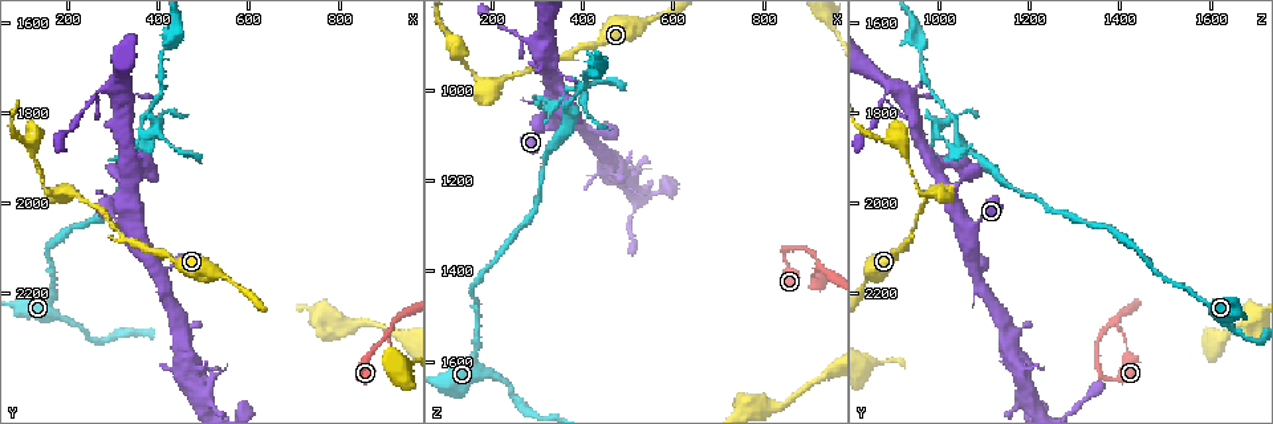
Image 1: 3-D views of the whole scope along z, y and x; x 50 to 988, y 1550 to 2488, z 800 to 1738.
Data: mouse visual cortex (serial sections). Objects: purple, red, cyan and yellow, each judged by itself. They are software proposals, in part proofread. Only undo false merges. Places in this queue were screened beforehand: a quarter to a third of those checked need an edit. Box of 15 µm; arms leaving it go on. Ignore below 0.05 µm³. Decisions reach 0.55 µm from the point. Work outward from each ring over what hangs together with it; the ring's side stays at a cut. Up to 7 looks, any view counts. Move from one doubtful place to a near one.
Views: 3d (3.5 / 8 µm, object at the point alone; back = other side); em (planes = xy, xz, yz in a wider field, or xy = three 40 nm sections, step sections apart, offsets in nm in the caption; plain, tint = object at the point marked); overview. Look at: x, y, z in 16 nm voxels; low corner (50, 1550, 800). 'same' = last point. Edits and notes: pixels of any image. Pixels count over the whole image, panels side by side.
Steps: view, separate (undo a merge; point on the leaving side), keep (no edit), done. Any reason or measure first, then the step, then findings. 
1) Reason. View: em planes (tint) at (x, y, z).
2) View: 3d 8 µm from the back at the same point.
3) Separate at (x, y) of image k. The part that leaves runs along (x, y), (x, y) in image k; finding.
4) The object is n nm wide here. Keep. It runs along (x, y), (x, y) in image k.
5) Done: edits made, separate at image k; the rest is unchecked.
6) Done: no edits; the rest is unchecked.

Two arms in line, one across. View: 3d 3.5 µm at (375, 1875, 1045).

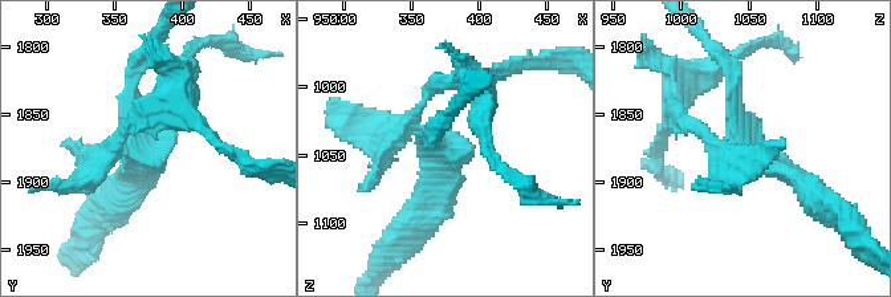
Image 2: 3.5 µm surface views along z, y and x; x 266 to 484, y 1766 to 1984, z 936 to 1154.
Now the EM. View: em planes (tint) at (372, 1868, 1044).

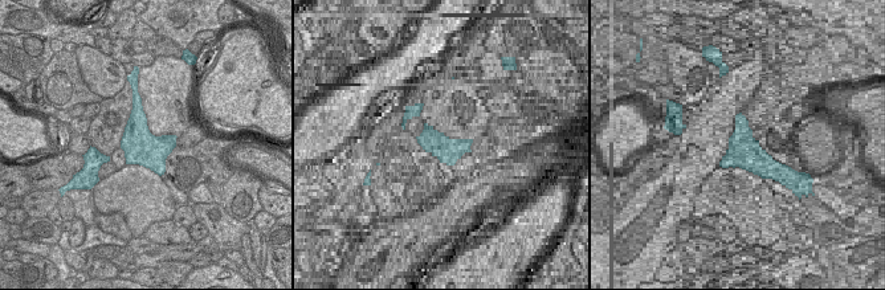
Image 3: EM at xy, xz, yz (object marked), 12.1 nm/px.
Keep. It runs along (808, 190), (740, 137), (720, 55) in image 2; continuous, no second cell.

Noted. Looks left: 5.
A fork. View: 3d 3.5 µm at (190, 1970, 1000).

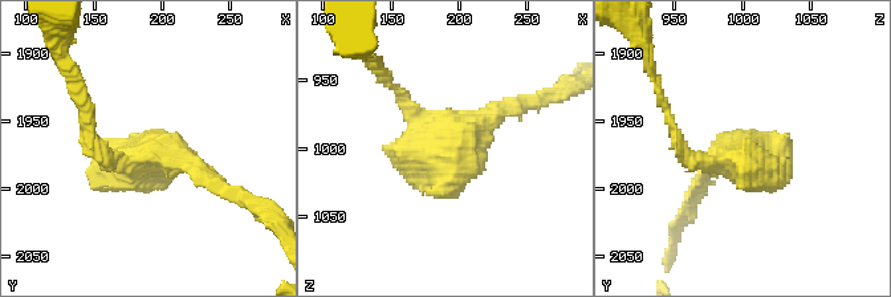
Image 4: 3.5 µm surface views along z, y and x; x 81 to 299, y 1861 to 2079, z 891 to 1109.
View: em xy step 1 (tint) at (194, 1976, 998).

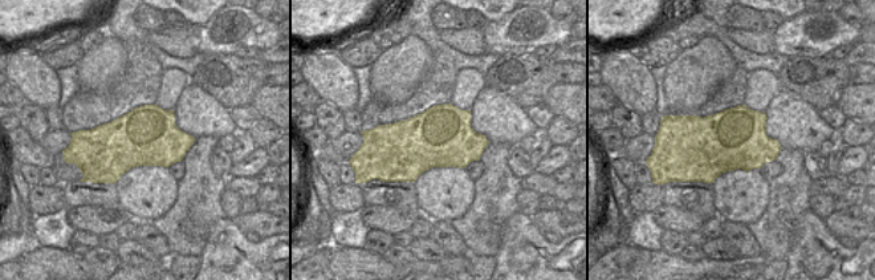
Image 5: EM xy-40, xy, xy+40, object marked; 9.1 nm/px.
Keep. It runs along (224, 187), (171, 154), (98, 154) in image 4; continuous, no second cell.

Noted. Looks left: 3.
Side arm on a straight run. View: 3d 3.5 µm at (915, 2265, 1375).

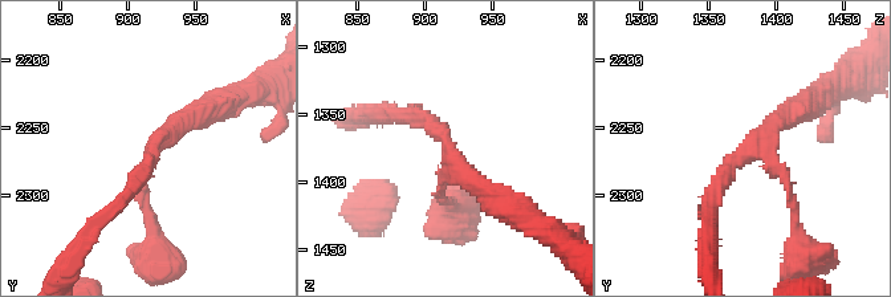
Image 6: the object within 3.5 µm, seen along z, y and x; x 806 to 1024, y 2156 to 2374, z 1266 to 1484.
The arms are 100, 200, 250 nm wide. Keep. It runs along (405, 116), (446, 137), (446, 200) in image 6; one cell here.

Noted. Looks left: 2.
Done: no edits; the rest is unchecked.

